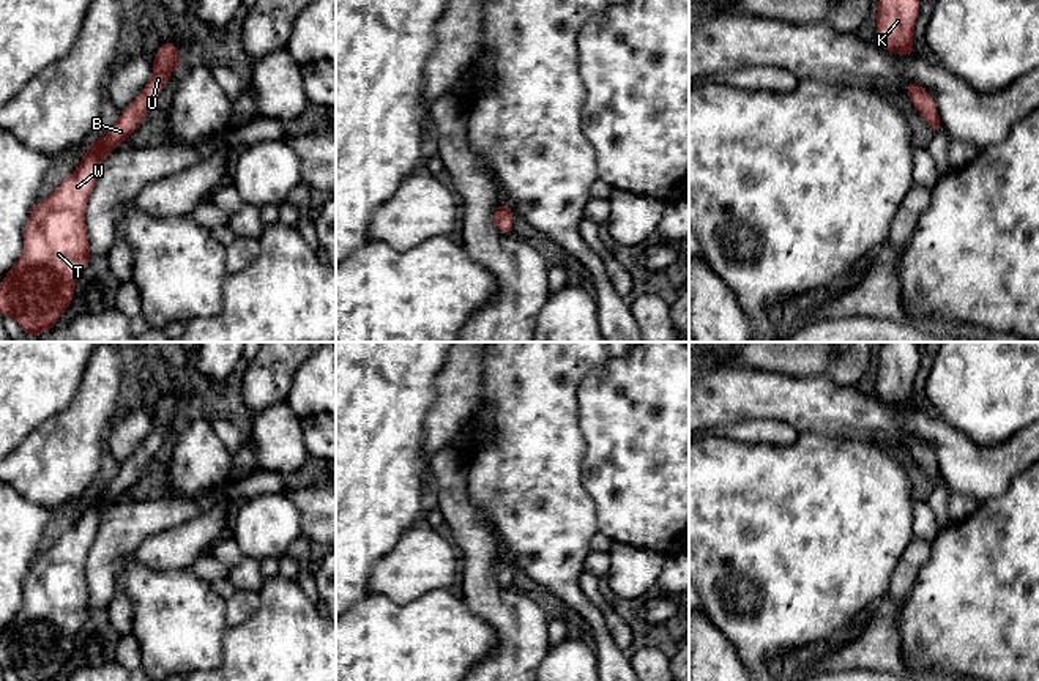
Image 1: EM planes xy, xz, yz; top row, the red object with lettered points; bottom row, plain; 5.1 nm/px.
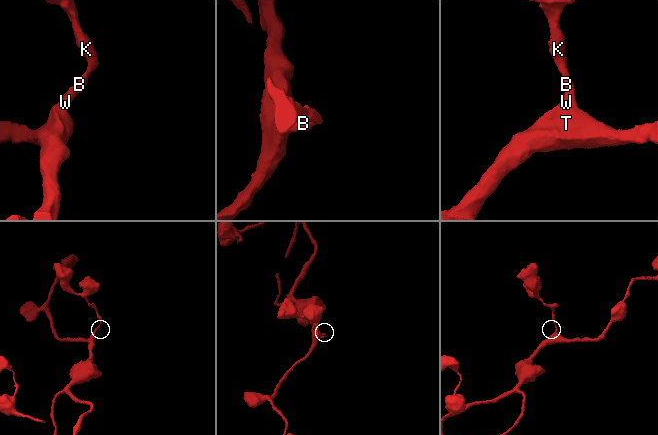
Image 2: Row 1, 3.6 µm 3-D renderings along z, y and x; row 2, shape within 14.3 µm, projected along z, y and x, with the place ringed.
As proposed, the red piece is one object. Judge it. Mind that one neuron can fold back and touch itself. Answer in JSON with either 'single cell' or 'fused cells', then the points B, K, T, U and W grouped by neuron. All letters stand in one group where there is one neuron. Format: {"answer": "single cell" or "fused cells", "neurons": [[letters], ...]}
{"answer": "single cell", "neurons": [["B", "K", "T", "U", "W"]]}

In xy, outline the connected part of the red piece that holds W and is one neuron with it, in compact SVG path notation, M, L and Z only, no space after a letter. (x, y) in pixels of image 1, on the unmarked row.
M164 394L153 413L153 429L142 446L120 465L114 481L98 493L91 493L74 525L52 547L39 553L24 582L24 605L0 634L0 668L13 670L20 681L52 681L73 656L76 635L90 615L90 591L85 575L88 550L96 538L107 509L118 497L139 482L150 460L170 434L173 422L183 419L177 396Z

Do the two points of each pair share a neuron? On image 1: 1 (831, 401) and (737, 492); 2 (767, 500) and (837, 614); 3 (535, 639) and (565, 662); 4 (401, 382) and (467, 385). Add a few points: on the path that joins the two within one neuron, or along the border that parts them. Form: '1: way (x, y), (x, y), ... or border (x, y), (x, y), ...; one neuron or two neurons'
1: border (800, 432), (823, 432), (836, 437); two neurons
2: way (768, 528), (822, 585); one neuron
3: border (551, 648), (539, 664); two neurons
4: border (448, 358), (437, 375), (435, 402), (424, 420); two neurons

